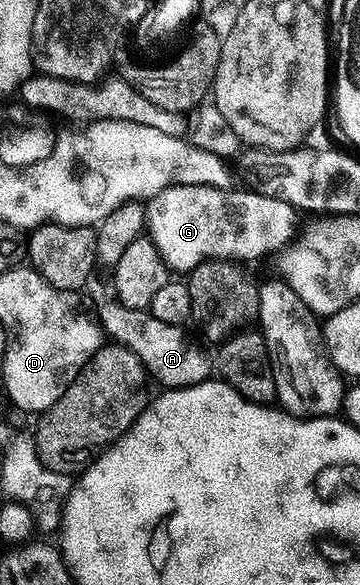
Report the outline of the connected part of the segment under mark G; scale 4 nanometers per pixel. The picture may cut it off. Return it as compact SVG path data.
M171 185L148 198L146 230L172 271L188 273L205 260L252 263L292 244L300 214L291 204L262 191L237 191L200 185Z

